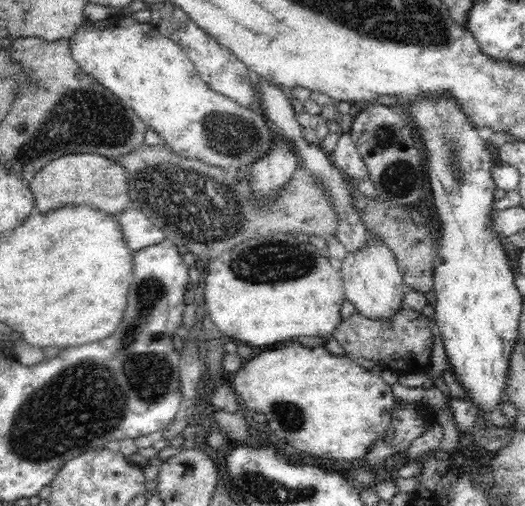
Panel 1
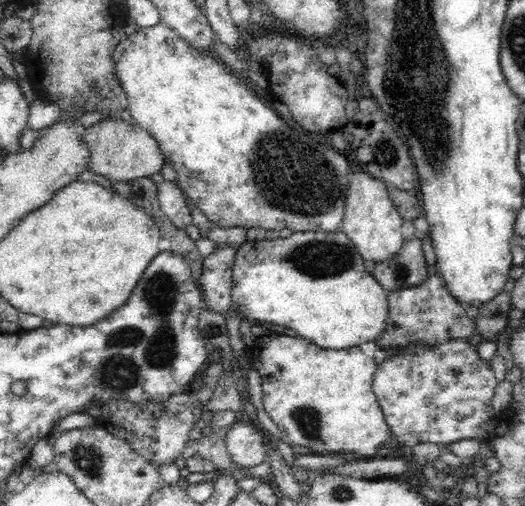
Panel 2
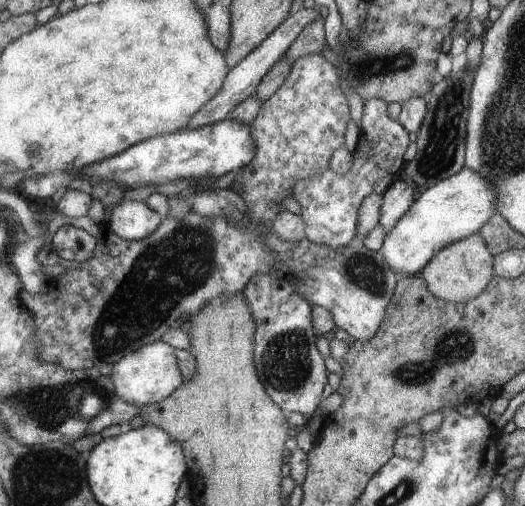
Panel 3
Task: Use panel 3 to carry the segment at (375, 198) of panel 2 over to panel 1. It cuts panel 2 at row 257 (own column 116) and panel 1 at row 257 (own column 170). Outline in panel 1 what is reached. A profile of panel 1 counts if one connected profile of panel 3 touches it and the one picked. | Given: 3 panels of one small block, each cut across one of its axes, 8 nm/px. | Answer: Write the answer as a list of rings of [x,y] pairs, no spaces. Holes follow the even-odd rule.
[[[370,234],[365,248],[356,253],[349,253],[342,263],[340,272],[344,282],[344,298],[355,306],[355,312],[370,320],[388,320],[397,309],[400,309],[404,296],[409,292],[403,282],[400,266],[392,250],[384,245],[382,237]]]

